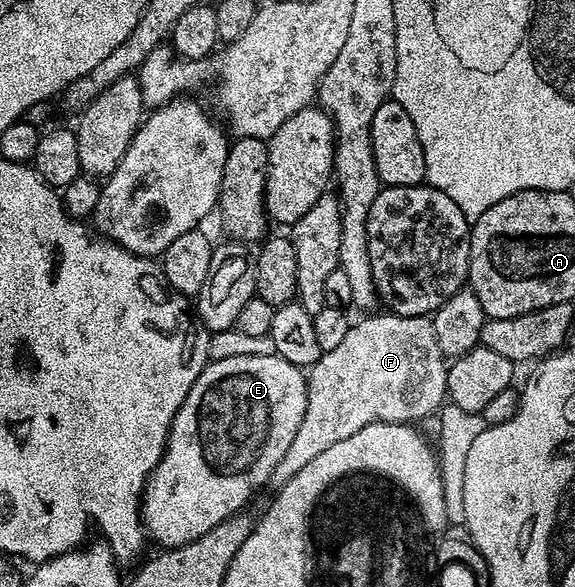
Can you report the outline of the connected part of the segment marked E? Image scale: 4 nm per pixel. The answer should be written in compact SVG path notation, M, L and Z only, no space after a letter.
M275 352L270 355L234 355L230 359L209 360L208 364L204 366L204 370L198 375L194 387L190 387L190 395L186 395L182 407L178 407L178 415L174 415L174 423L168 436L168 445L164 448L164 455L156 465L156 470L148 477L144 496L140 498L140 519L144 523L145 534L151 540L153 537L160 547L176 549L179 545L185 545L206 535L206 531L210 531L210 527L218 527L218 523L222 523L227 517L237 516L243 510L240 508L260 488L265 488L268 485L274 467L282 459L282 455L286 455L290 443L294 440L294 435L298 432L298 426L302 424L302 415L306 415L307 394L308 378L305 370L301 366L276 356Z

